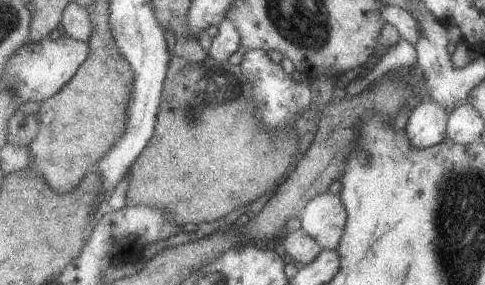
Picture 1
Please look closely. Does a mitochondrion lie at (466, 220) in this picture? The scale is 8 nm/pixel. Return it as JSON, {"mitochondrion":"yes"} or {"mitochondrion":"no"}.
{"mitochondrion":"yes"}

